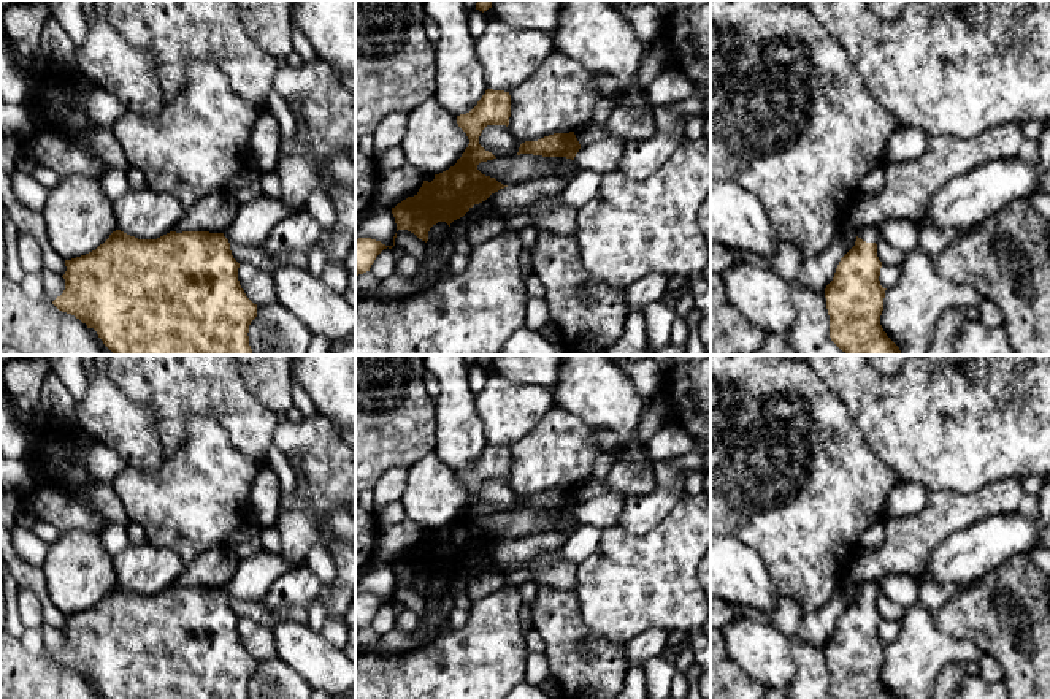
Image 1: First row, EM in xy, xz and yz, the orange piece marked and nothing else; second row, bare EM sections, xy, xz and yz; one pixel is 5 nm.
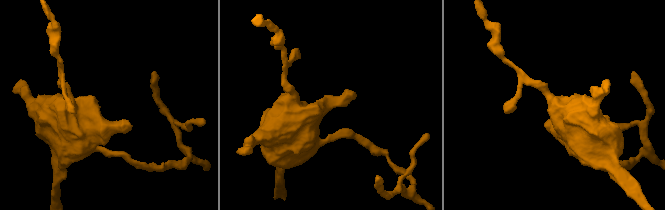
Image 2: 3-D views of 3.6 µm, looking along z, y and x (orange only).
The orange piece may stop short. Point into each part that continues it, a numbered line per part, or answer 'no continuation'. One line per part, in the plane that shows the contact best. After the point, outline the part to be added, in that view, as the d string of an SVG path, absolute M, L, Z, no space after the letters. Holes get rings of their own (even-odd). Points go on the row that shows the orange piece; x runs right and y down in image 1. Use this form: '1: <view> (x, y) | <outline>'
1: yz (866, 233) | M863 227L856 230L856 236L866 243L877 243L880 239L880 233L874 227Z

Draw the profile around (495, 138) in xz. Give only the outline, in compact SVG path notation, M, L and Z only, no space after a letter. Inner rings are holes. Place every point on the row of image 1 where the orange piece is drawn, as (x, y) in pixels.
M487 125L479 136L479 144L495 157L504 159L517 155L522 143L511 135L506 125Z

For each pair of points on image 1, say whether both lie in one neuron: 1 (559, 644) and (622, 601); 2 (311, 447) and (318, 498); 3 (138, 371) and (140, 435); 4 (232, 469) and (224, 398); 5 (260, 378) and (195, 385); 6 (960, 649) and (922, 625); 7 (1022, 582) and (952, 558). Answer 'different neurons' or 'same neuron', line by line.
1: different neurons
2: same neuron
3: different neurons
4: different neurons
5: different neurons
6: same neuron
7: different neurons

